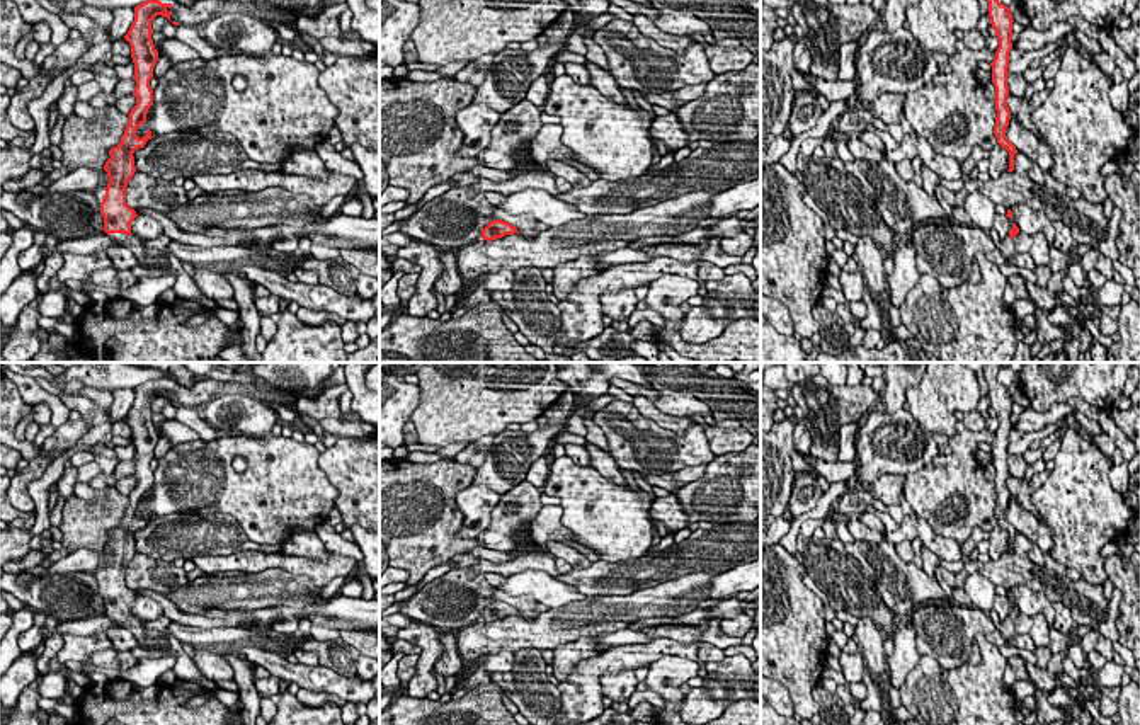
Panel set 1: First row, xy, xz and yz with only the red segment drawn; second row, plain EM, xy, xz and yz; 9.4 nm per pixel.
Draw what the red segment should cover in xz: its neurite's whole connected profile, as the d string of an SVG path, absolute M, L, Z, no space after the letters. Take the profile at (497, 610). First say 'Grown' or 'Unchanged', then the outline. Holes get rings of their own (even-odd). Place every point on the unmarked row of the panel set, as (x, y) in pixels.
Unchanged. M493 601L482 611L482 619L492 623L514 614L519 614L516 608L502 601Z

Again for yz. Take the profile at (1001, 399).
Unchanged. M982 362L983 364L983 376L989 383L989 398L990 405L995 410L995 417L999 420L999 429L995 432L995 439L990 444L992 448L992 465L995 468L995 507L994 507L994 516L997 519L997 524L1009 533L1009 551L1014 551L1014 536L1016 536L1016 528L1007 521L1006 511L1009 507L1011 500L1011 492L1007 488L1007 477L1009 477L1009 468L1007 468L1007 449L1009 449L1009 434L1012 431L1012 395L1011 390L1006 388L997 381L997 373L999 373L999 362Z

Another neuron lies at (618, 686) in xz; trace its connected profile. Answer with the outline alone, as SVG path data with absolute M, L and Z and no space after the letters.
M635 671L621 672L604 672L599 677L604 698L609 698L613 703L628 703L631 694L638 691L638 679Z

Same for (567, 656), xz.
M601 633L599 637L580 637L575 642L568 642L563 643L560 647L556 647L555 652L555 659L553 659L553 674L558 681L567 679L573 667L589 657L596 657L602 652L606 652L604 648L599 648L599 638L606 637L607 633Z

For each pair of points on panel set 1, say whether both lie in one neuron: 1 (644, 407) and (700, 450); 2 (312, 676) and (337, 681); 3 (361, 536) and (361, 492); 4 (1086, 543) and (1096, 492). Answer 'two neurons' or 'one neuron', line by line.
1: two neurons
2: one neuron
3: two neurons
4: one neuron

